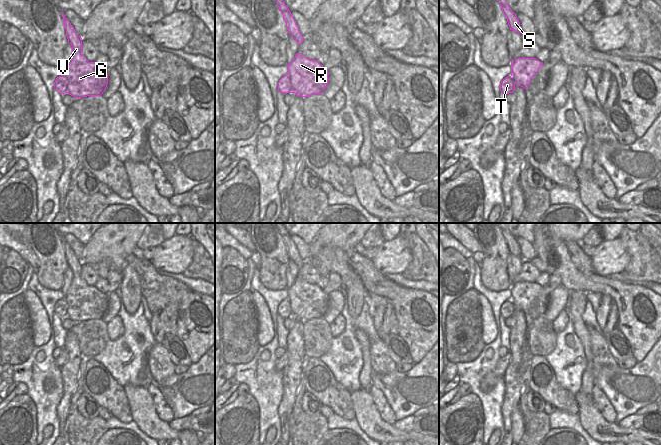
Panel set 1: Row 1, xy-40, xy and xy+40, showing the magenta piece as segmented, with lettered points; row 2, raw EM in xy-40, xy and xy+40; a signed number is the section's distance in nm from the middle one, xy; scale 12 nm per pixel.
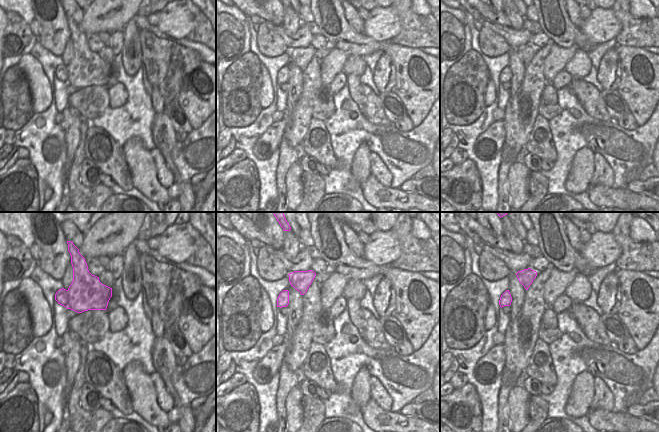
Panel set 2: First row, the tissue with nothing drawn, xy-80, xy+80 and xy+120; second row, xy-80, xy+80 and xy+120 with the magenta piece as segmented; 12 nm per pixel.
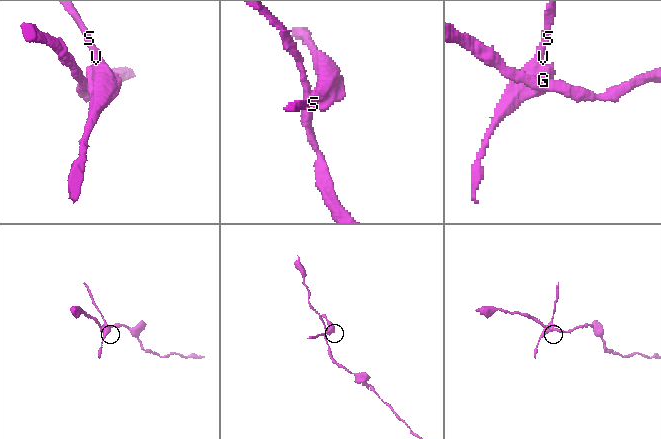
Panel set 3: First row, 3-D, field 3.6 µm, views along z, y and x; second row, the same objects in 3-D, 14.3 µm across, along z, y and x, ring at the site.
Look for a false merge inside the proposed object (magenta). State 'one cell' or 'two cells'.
two cells

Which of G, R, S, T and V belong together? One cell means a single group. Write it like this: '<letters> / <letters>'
G R S V / T

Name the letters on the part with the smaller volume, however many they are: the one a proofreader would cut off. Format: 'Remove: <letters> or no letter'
Remove: G, R, S, V

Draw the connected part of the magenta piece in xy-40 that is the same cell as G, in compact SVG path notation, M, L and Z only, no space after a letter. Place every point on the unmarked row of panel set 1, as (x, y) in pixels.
M62 236L62 241L63 241L63 249L64 249L64 252L66 254L66 260L67 260L67 263L68 263L68 267L72 270L72 283L71 283L71 286L69 287L66 295L64 296L64 299L67 303L67 317L73 321L75 321L76 323L77 322L82 322L82 321L87 321L87 320L101 320L103 318L103 316L105 315L106 311L107 311L107 308L108 308L108 298L107 298L107 294L105 293L102 293L100 292L95 286L89 286L82 278L82 262L81 260L77 259L75 257L75 253L74 251L71 249L71 247L67 244L67 242L64 241L63 239L63 236Z

